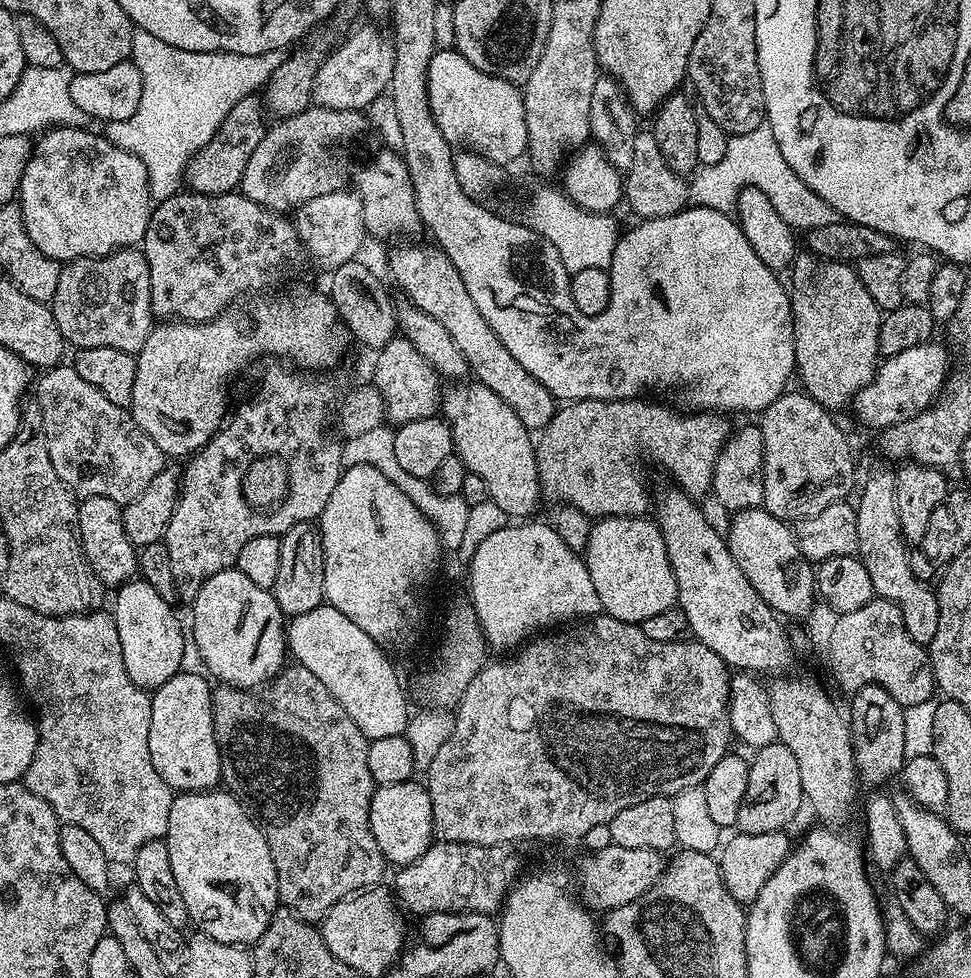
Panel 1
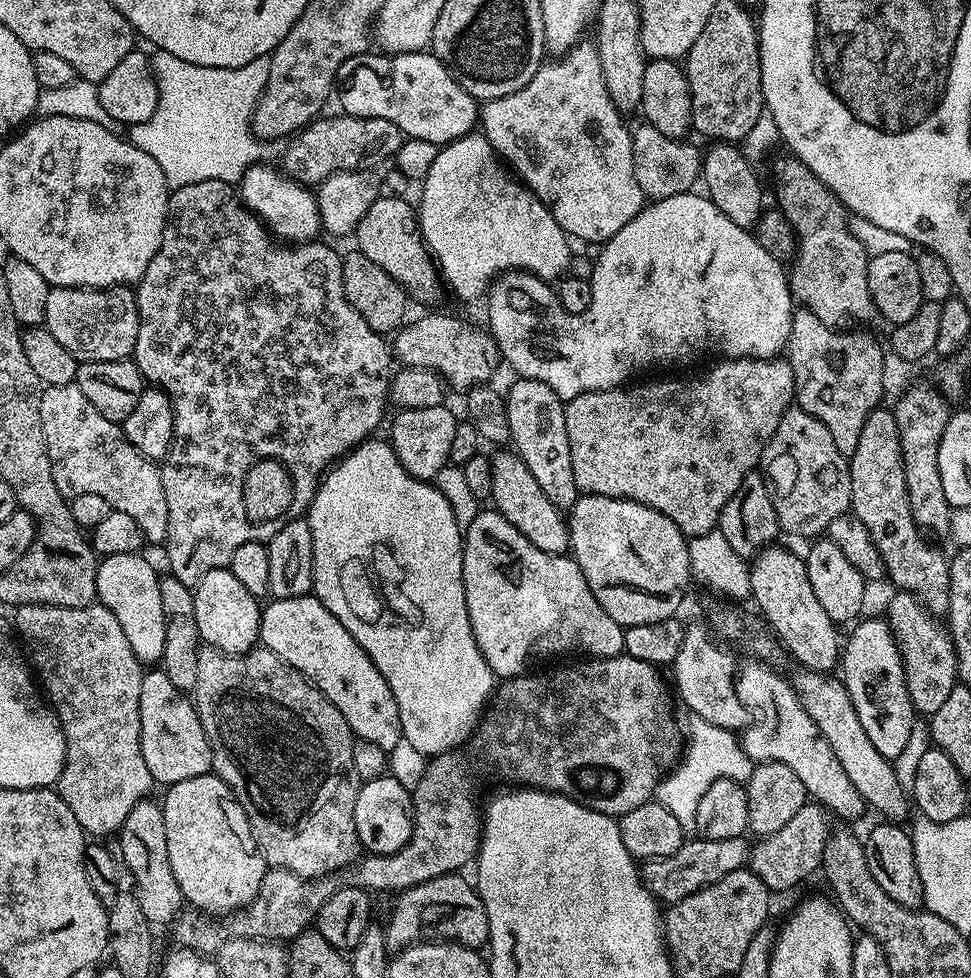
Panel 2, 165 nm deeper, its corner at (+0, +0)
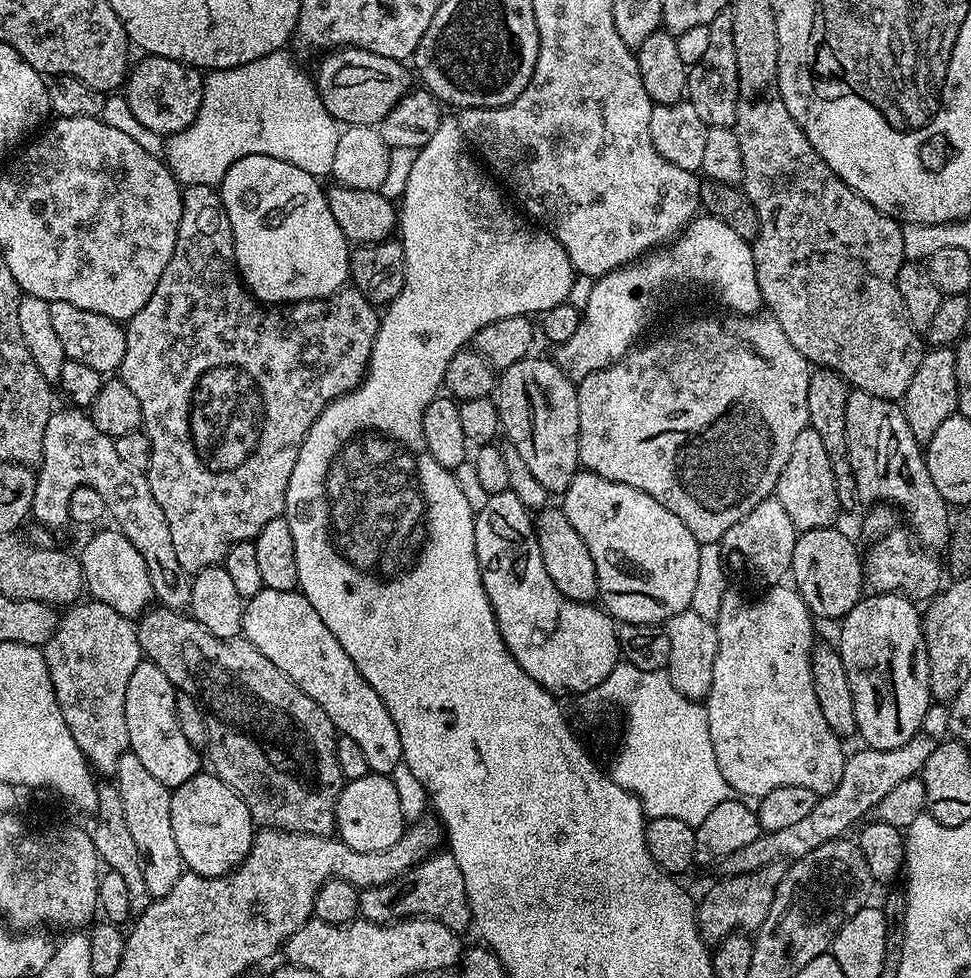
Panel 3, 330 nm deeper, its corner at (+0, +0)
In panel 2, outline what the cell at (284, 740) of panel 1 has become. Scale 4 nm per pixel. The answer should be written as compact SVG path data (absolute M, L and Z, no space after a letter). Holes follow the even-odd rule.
M263 646L239 656L201 647L194 703L210 742L212 772L230 786L248 815L265 865L285 868L303 880L316 880L353 867L362 852L358 830L354 830L354 802L358 802L362 782L358 770L354 770L354 737L342 710L294 666Z

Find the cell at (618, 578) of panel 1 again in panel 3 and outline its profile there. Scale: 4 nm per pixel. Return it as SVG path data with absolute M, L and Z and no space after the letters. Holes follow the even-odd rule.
M583 470L577 471L570 486L562 493L562 500L562 511L570 526L578 530L578 538L586 542L590 558L594 558L594 570L598 570L600 587L598 600L613 620L625 624L659 625L680 611L691 609L694 586L698 582L701 544L694 534L690 534L690 530L686 530L686 526L682 526L680 519L666 510L666 506L658 506L650 494L642 494L642 490L634 490L634 486L610 482L610 478Z

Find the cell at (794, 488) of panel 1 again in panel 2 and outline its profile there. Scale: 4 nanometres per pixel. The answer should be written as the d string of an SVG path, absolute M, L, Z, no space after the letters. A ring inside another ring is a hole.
M793 406L782 414L778 430L764 448L762 472L772 490L774 510L785 533L792 536L816 538L827 533L830 522L852 503L850 490L849 457L834 446L834 438L818 418L806 414L799 406Z

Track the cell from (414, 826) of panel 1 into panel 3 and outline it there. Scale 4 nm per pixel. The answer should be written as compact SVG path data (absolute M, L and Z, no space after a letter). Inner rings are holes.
M369 774L345 783L336 803L335 831L339 840L350 846L350 850L390 850L390 846L394 846L394 842L402 838L405 827L402 806L398 803L398 790L394 790L391 776Z

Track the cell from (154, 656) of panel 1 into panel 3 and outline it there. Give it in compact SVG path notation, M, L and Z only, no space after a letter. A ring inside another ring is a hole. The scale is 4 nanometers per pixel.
M119 530L111 531L94 533L85 542L84 549L78 552L86 592L99 604L110 606L110 610L118 610L118 614L136 618L154 600L150 586L150 570L146 570L146 562L142 562L142 554L134 550L128 539Z

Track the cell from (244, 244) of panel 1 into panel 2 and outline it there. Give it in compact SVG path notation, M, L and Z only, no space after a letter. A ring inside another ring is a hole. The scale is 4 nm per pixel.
M211 180L211 181L210 181L210 182L194 182L194 183L193 183L193 184L191 184L191 185L190 185L190 186L182 186L182 187L181 187L181 188L178 188L178 189L175 189L175 191L173 191L173 192L172 192L172 193L171 193L171 195L169 195L169 198L168 198L168 224L167 224L167 225L166 225L166 227L165 227L165 228L164 228L164 233L163 233L163 234L162 234L162 246L158 246L158 254L154 254L154 258L150 258L150 266L146 266L146 274L142 274L142 278L141 278L141 279L140 279L140 283L139 283L139 284L137 284L137 285L135 285L135 288L134 288L134 291L135 291L135 294L136 294L136 305L137 305L137 306L138 306L138 318L139 318L139 319L140 319L140 325L139 325L139 326L138 326L138 338L137 338L137 339L136 339L136 351L135 351L135 353L134 353L134 359L135 359L135 362L136 362L136 365L137 365L137 366L138 366L138 370L139 370L139 371L140 371L140 372L141 372L141 373L142 373L142 374L143 374L143 375L144 375L144 378L145 378L145 381L147 381L147 383L148 383L148 384L149 384L149 385L152 385L152 386L159 386L159 387L160 387L160 388L161 388L161 389L163 389L163 391L165 391L165 392L167 392L167 394L168 394L168 401L170 401L170 402L171 402L171 403L172 403L172 430L173 430L173 433L172 433L172 444L171 444L171 446L170 446L170 447L169 447L169 448L168 448L168 455L167 455L167 457L166 457L166 459L165 459L165 460L164 460L164 461L163 461L163 463L161 463L161 464L160 464L160 465L159 465L159 469L160 469L160 477L161 477L161 478L162 478L162 490L163 490L163 491L164 491L164 493L165 493L165 494L166 494L166 506L167 506L167 507L168 507L168 539L167 539L167 541L166 541L166 549L167 549L167 548L168 548L168 568L167 568L167 571L168 571L168 572L169 572L169 573L170 573L170 575L171 575L171 576L173 576L173 577L174 577L174 578L178 578L178 582L182 582L182 583L183 583L183 584L184 584L184 585L185 585L185 586L187 586L187 588L191 588L191 589L195 589L195 587L196 587L196 584L197 584L197 583L198 583L198 582L202 582L202 578L206 578L206 574L210 574L210 570L218 570L218 569L219 569L219 568L227 568L227 566L228 566L228 563L229 563L229 562L230 562L230 558L234 558L234 550L238 550L238 546L246 546L246 542L267 542L267 541L269 541L269 540L271 540L271 539L272 539L272 536L273 536L273 535L274 535L274 534L278 534L278 530L282 530L282 526L286 526L286 525L287 525L287 524L288 524L288 523L289 523L289 522L290 522L290 521L292 521L292 520L299 520L299 519L301 519L301 517L303 517L303 516L304 516L304 515L305 515L305 513L307 513L307 511L308 511L308 508L309 508L309 507L310 507L310 506L311 506L311 505L312 505L312 499L313 499L313 498L314 498L314 494L315 494L315 493L316 493L316 489L317 489L317 488L319 488L319 486L320 486L320 482L321 482L321 479L322 479L322 477L323 477L323 476L324 476L324 475L325 475L325 473L327 473L327 471L328 471L328 469L329 469L329 467L330 467L330 465L331 465L331 464L332 464L332 463L333 463L333 462L336 462L336 461L339 461L339 460L340 460L340 459L341 459L341 458L343 458L343 457L345 457L345 456L347 456L347 455L348 455L348 451L350 451L350 449L352 449L352 448L356 448L356 447L357 447L357 446L358 446L358 445L359 445L359 444L360 444L360 443L361 443L361 442L363 442L363 441L364 441L364 440L367 440L367 439L369 439L369 437L371 437L371 436L372 436L372 435L373 435L373 433L375 433L375 432L372 432L372 431L374 431L374 430L375 430L375 428L376 428L376 427L378 427L378 426L379 426L379 424L380 424L380 423L382 423L382 422L383 422L383 420L384 420L384 411L386 411L386 410L387 410L387 408L390 408L390 385L391 385L391 382L392 382L392 378L393 378L393 375L394 375L394 367L393 367L393 368L392 368L392 364L393 364L393 365L394 365L394 352L393 352L393 349L392 349L392 348L391 348L391 347L390 347L390 344L389 344L389 341L388 341L388 344L387 344L387 342L386 342L386 341L384 341L384 340L387 340L387 339L385 339L385 337L384 337L384 336L383 336L383 335L381 335L381 333L379 333L379 332L376 332L376 331L375 331L375 330L374 330L374 329L372 329L372 328L371 328L371 327L370 327L370 326L366 326L366 318L362 318L362 314L358 314L358 310L354 310L354 306L350 306L350 302L349 302L349 301L348 301L348 299L347 299L347 298L346 298L346 294L345 294L345 293L344 293L344 283L343 283L343 282L342 282L342 270L343 270L343 269L344 269L344 262L343 262L343 259L342 259L342 256L341 256L341 253L339 253L339 254L338 254L338 253L336 253L336 252L335 252L335 250L334 250L334 249L332 249L332 248L331 248L331 246L330 246L330 245L328 245L328 244L320 244L320 243L321 243L321 241L320 241L320 240L319 240L319 239L315 239L315 240L310 240L310 241L307 241L307 242L292 242L292 243L289 243L289 244L288 244L288 245L287 245L287 246L280 246L280 247L284 247L284 248L275 248L275 246L274 246L274 245L272 245L272 243L274 243L274 240L273 240L273 237L272 237L272 236L271 236L271 235L270 235L270 233L269 233L269 231L268 231L268 229L267 229L267 228L265 228L265 226L264 226L264 223L262 223L262 221L260 221L260 219L259 219L259 218L257 218L257 216L255 216L255 215L254 215L254 213L252 213L252 212L251 212L251 210L249 210L249 209L248 209L248 207L246 207L246 205L244 205L244 202L243 202L243 200L241 200L241 199L240 199L240 193L239 193L239 191L237 191L237 189L236 189L236 188L235 188L235 187L233 187L233 185L230 185L230 184L227 184L227 183L226 183L226 182L222 182L222 181L221 181L221 180Z

